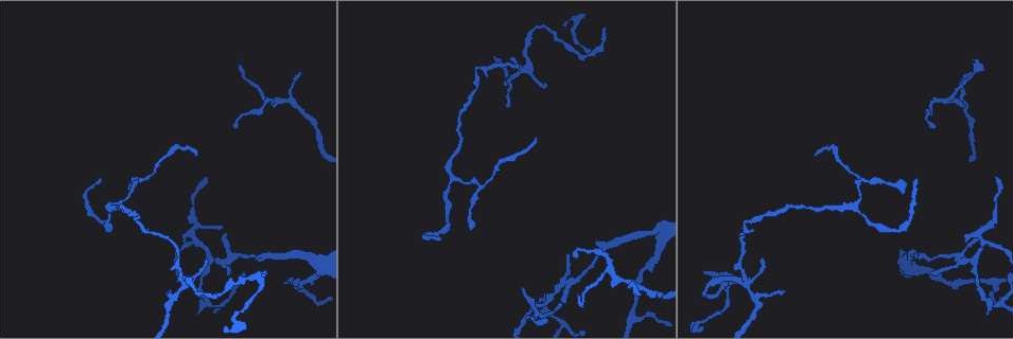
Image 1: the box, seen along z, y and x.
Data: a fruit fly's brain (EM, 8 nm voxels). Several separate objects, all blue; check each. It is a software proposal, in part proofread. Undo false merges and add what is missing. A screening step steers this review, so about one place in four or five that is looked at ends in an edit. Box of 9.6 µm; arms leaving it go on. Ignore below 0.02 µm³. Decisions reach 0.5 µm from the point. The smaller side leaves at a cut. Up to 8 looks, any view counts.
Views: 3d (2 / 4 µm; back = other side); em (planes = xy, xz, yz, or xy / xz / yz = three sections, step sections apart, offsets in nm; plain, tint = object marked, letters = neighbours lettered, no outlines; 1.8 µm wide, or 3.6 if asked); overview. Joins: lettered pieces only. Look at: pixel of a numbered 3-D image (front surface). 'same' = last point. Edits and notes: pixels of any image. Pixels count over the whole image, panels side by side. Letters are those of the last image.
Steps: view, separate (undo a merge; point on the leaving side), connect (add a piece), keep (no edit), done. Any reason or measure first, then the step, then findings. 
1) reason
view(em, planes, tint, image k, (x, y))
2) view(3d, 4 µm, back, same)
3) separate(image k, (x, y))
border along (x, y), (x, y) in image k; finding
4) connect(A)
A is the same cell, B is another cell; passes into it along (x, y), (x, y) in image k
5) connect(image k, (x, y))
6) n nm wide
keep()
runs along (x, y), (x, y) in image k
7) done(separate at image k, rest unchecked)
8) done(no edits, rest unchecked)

an open end
view(3d, 2 µm, image 1, (973, 59))

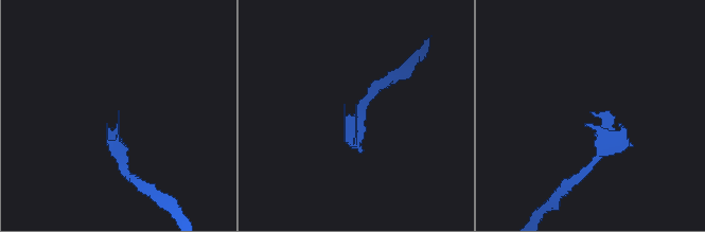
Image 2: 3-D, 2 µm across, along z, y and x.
view(em, xy, step 8, letters, image 2, (355, 113))

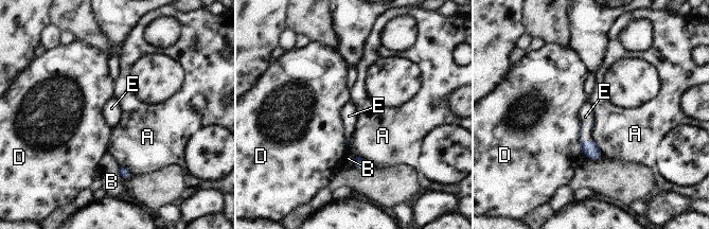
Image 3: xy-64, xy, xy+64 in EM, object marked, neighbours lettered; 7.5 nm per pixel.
cut it another way
view(em, planes, letters, same)

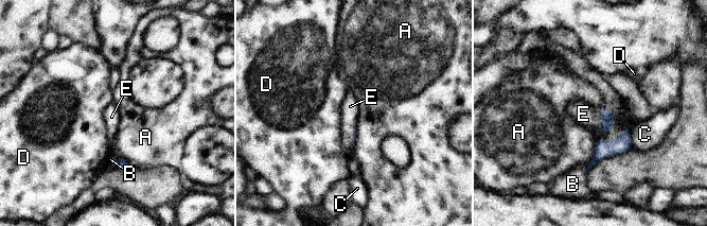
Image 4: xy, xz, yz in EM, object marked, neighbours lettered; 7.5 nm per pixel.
connect(E)
E is the same cell, A, B, C and D are other cells; passes into it along (607, 117), (612, 121), (583, 114) in image 4; the neuron continues

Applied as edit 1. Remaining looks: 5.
view(overview)

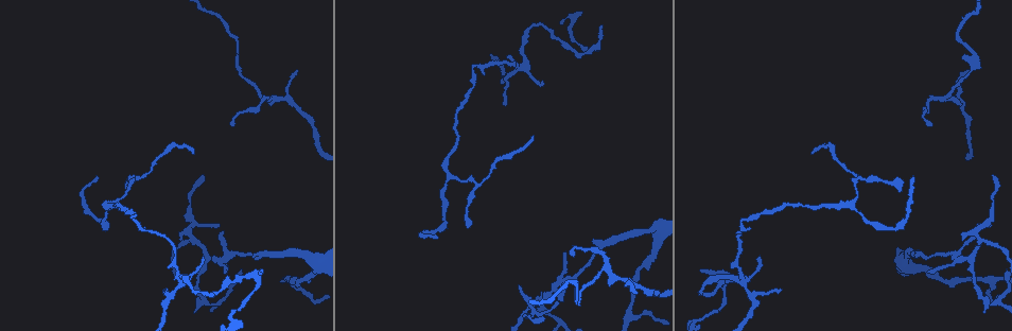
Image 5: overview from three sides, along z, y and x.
thin end
view(em, planes, letters, image 5, (203, 174))

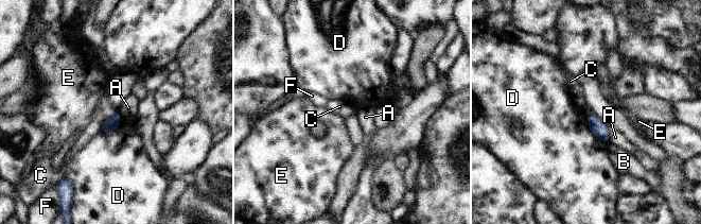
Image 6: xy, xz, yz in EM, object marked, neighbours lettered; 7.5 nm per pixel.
keep()
A, B, C, D, E and F are other cells; border along (116, 110), (104, 121), (99, 130) in image 6; none of them fits

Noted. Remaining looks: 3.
view(3d, 2 µm, image 5, (898, 190))

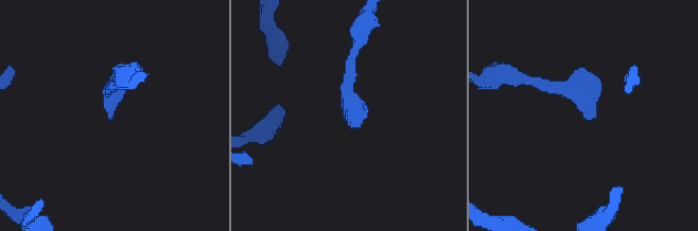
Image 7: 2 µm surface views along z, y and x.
need the tissue
view(em, xy, step 4, letters, image 7, (108, 118))

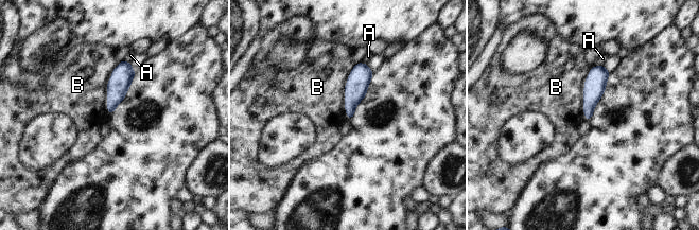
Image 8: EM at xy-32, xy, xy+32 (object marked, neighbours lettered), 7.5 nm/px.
cut it another way
view(em, planes, letters, same)

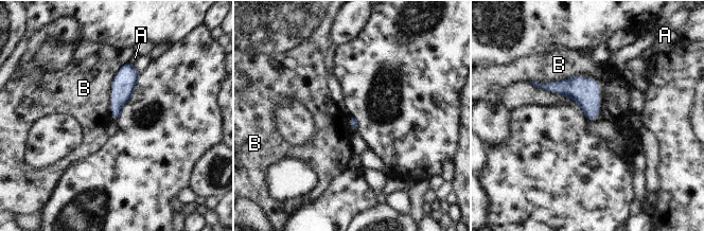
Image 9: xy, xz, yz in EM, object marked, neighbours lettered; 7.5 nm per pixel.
B touches over 600 nm
keep()
A and B are other cells; border along (530, 81), (594, 80), (597, 119) in image 9; none of them fits

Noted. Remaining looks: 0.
done(connect at image 4, rest unchecked)

